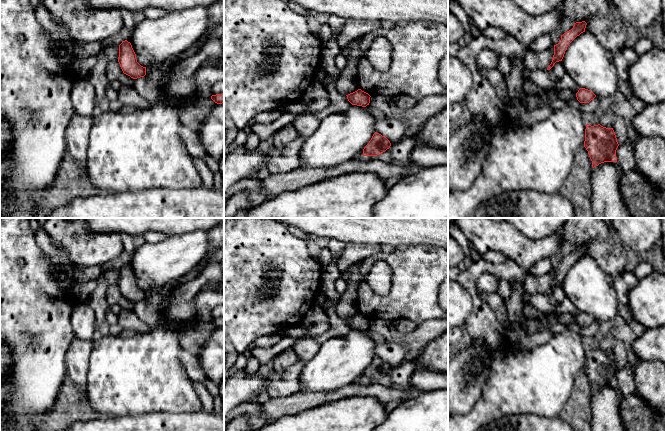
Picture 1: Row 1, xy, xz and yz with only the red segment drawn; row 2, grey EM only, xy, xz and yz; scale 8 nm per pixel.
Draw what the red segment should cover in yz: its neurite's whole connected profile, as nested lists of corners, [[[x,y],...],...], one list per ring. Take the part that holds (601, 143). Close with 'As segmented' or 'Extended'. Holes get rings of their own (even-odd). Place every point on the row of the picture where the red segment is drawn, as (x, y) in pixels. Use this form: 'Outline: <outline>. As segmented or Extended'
Outline: [[[600,124],[586,125],[584,147],[588,151],[593,168],[604,162],[617,162],[618,146],[613,128],[606,128]]]. As segmented

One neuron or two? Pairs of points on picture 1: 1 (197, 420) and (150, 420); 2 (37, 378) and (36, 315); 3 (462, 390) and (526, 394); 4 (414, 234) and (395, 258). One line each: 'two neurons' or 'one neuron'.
1: one neuron
2: one neuron
3: two neurons
4: two neurons

